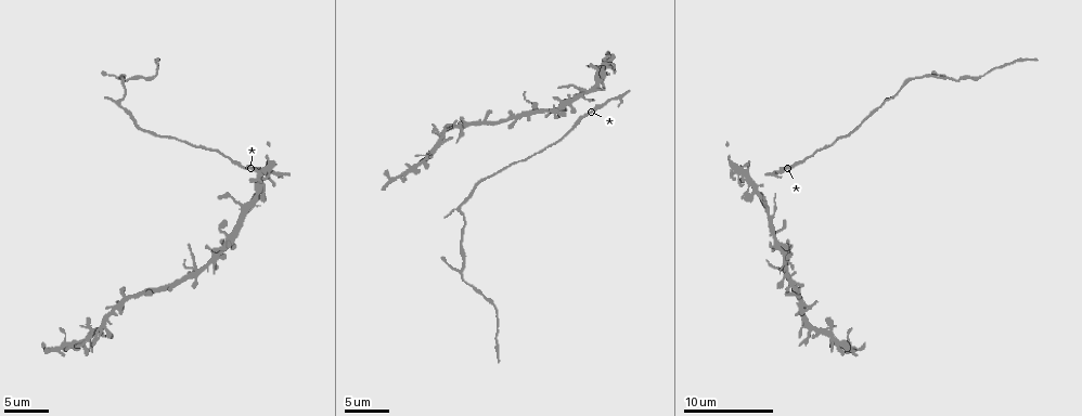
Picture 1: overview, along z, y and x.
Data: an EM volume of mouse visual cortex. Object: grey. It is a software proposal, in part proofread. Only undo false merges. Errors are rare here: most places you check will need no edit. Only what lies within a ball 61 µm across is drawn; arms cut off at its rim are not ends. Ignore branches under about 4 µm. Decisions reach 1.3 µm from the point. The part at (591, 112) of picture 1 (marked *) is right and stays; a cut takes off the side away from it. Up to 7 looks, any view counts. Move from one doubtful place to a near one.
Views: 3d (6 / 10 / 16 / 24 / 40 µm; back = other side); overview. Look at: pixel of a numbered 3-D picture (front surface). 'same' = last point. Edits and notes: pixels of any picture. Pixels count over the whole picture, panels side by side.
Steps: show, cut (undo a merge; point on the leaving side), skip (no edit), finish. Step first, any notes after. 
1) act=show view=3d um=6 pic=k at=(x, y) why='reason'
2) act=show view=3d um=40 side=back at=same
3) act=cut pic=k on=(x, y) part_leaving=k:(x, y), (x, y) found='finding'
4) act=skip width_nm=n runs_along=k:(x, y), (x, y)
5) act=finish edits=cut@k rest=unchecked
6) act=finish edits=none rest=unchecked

act=show view=3d um=10 pic=1 at=(884, 105) why='thin arm on a thick one'

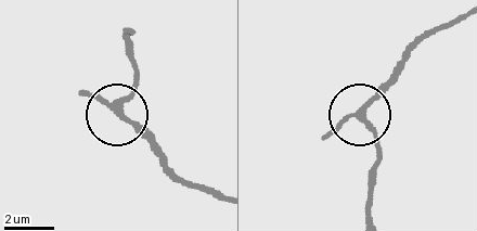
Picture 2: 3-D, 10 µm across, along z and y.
act=skip arms=3 runs_along=2:(218, 200), (187, 182), (123, 118), (120, 108), (137, 66) found='all the same neuron'

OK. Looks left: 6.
act=show view=3d um=16 pic=1 at=(940, 79) why='sudden change in width'

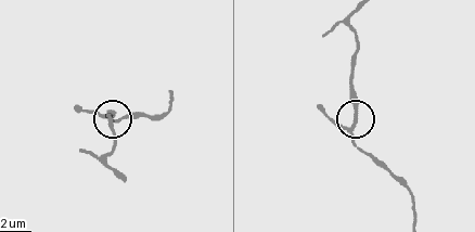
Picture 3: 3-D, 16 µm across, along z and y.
act=show view=3d um=16 side=back pic=3 at=(353, 120)

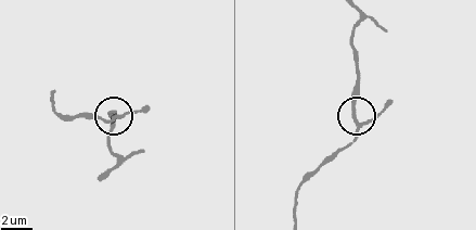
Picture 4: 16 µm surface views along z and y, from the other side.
act=skip width_nm=200 runs_along=4:(357, 12), (350, 42), (358, 69), (355, 136), (344, 150) found='continuous, no second neuron'

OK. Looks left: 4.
act=show view=3d um=10 pic=1 at=(979, 77) why='thick turns thin'

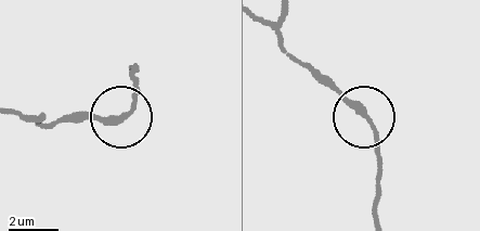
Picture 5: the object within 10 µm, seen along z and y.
act=show view=3d um=6 pic=5 at=(364, 114)

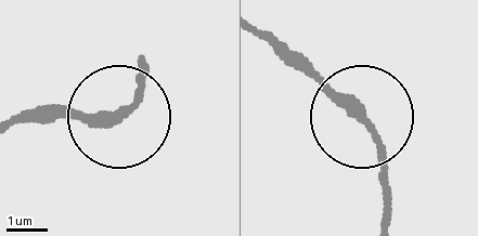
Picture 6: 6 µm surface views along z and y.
act=skip found='all the same neuron'

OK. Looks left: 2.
act=show view=3d um=10 pic=1 at=(54, 351) why='side arm on a straight run'

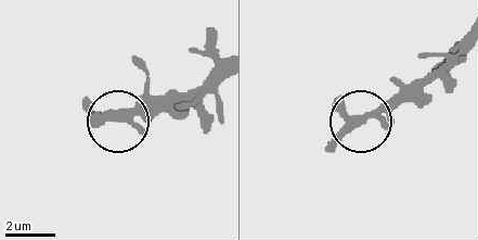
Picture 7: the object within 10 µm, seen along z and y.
act=skip width_nm=320 runs_along=7:(464, 47), (360, 120) found='one neuron here'

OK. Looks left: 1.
act=finish edits=none rest=unchecked

